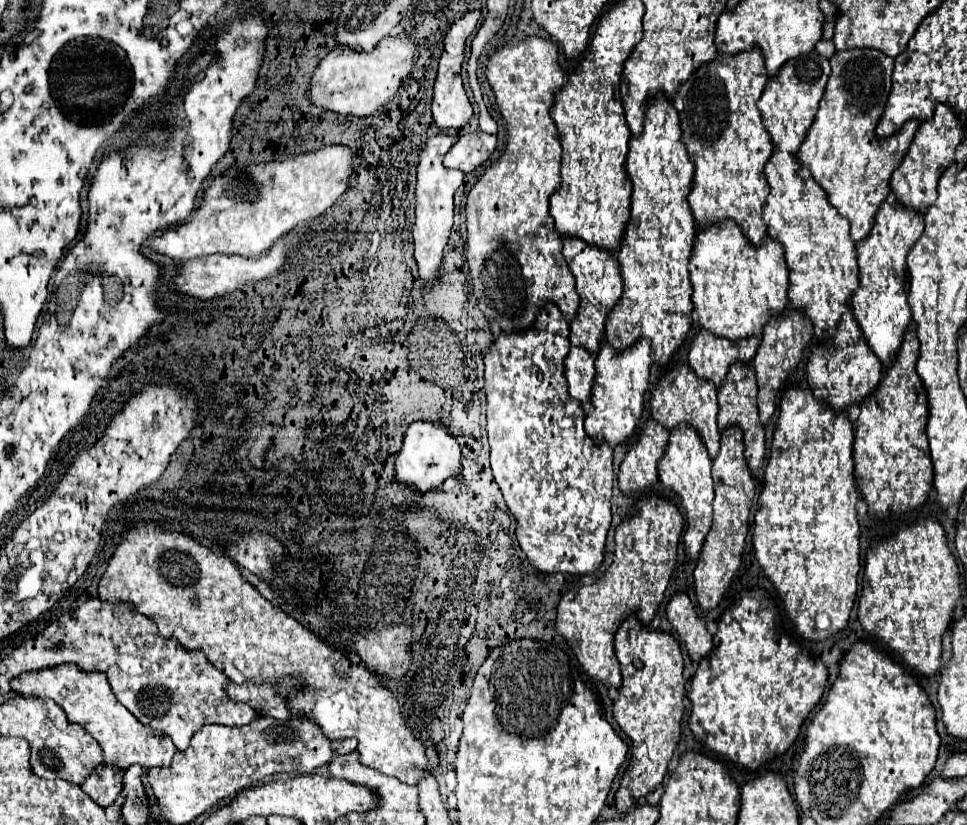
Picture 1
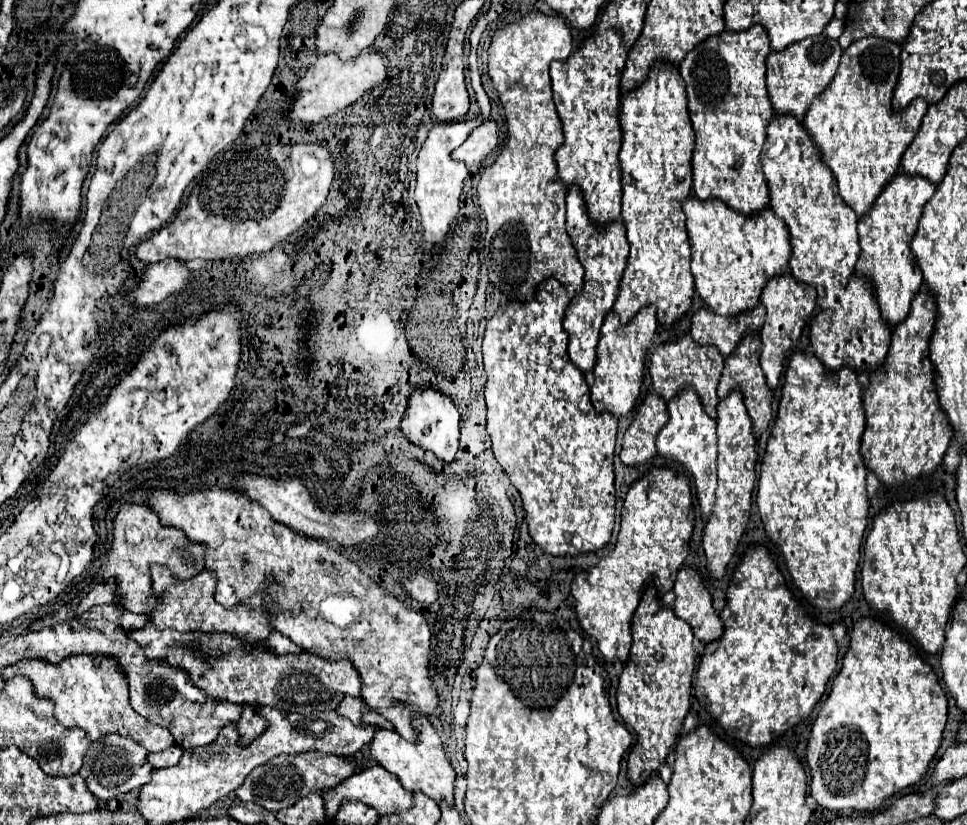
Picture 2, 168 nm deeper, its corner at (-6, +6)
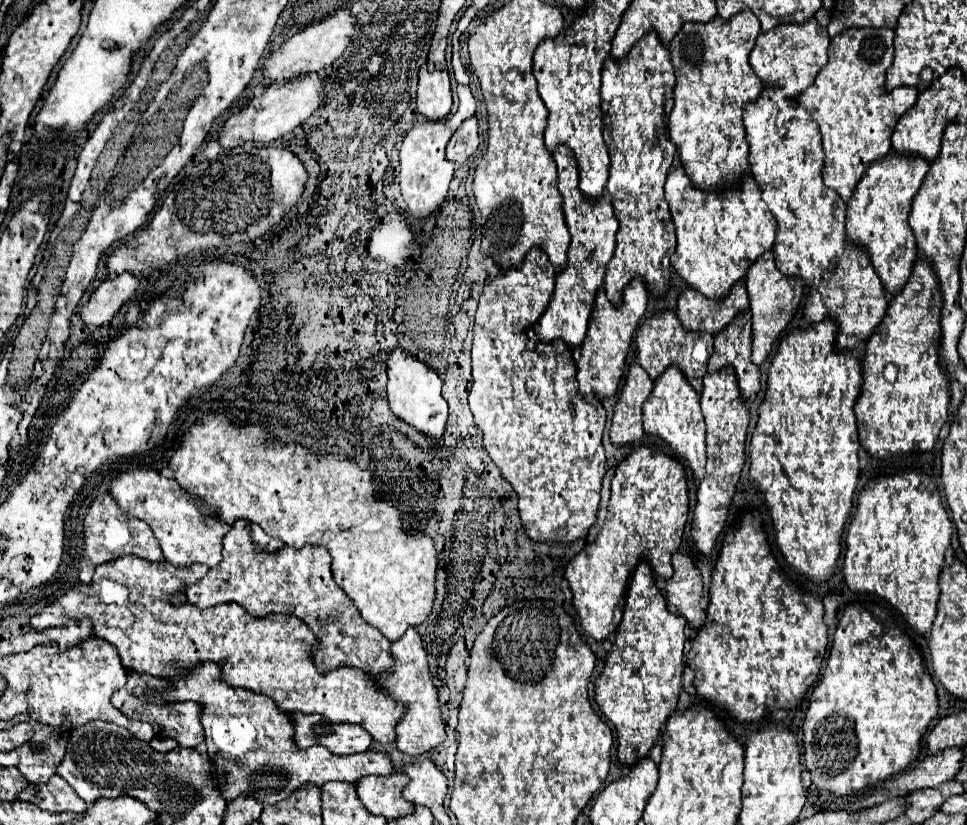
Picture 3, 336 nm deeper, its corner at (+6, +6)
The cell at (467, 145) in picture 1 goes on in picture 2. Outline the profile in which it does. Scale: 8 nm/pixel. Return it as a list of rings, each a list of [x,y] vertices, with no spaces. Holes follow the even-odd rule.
[[[486,120],[478,128],[472,130],[472,134],[468,136],[468,140],[462,146],[458,146],[452,152],[452,158],[464,162],[466,166],[478,164],[494,150],[496,142],[498,142],[496,122],[494,120]]]

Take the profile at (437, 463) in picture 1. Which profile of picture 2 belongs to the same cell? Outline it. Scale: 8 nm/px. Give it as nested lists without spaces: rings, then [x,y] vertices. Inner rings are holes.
[[[414,386],[410,390],[408,408],[406,408],[406,414],[404,414],[400,426],[410,442],[422,446],[424,450],[434,452],[444,462],[454,460],[456,450],[458,450],[458,438],[460,438],[460,414],[458,414],[454,402],[448,396],[444,396],[442,392]]]

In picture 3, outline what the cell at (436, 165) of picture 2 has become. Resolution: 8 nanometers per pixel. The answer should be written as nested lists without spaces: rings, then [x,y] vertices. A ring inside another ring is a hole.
[[[458,86],[458,100],[460,100],[460,106],[458,106],[456,114],[448,116],[442,122],[416,124],[412,130],[408,130],[404,144],[400,148],[400,188],[402,188],[404,202],[408,204],[408,212],[416,220],[428,218],[436,208],[442,206],[442,202],[448,194],[448,186],[454,176],[454,162],[448,162],[444,156],[446,144],[448,144],[450,136],[458,130],[458,126],[466,118],[474,116],[474,112],[476,112],[476,100],[468,86]]]

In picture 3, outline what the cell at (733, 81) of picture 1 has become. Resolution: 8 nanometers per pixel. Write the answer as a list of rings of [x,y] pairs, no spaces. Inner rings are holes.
[[[744,10],[732,16],[730,20],[714,18],[706,24],[686,22],[682,30],[676,34],[676,40],[672,40],[668,46],[674,74],[676,74],[674,110],[668,118],[668,132],[670,132],[670,140],[676,144],[682,168],[686,170],[692,184],[700,190],[720,192],[720,190],[736,188],[750,172],[748,142],[746,142],[742,114],[744,114],[744,106],[756,102],[764,88],[748,64],[748,56],[750,50],[754,48],[758,34],[760,34],[758,18],[750,10]]]

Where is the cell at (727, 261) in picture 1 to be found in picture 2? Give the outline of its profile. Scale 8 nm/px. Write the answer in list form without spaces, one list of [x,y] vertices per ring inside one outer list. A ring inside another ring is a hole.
[[[694,194],[682,202],[692,250],[692,274],[700,298],[720,316],[734,316],[760,302],[764,284],[788,270],[790,232],[770,206],[758,214],[740,214],[718,198],[698,200]]]

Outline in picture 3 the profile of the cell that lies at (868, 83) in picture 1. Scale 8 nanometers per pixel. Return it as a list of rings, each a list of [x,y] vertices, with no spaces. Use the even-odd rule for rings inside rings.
[[[850,28],[842,32],[840,36],[832,38],[830,50],[828,50],[828,62],[826,66],[818,72],[814,84],[806,88],[798,96],[798,104],[810,112],[810,116],[818,122],[820,134],[822,134],[822,144],[824,144],[824,170],[822,178],[828,188],[834,188],[844,202],[850,200],[858,180],[866,172],[866,168],[874,162],[884,158],[890,148],[892,148],[892,132],[898,122],[898,118],[914,106],[918,90],[909,88],[909,86],[900,86],[886,92],[884,90],[884,76],[886,70],[892,64],[892,38],[894,30],[890,28]]]

